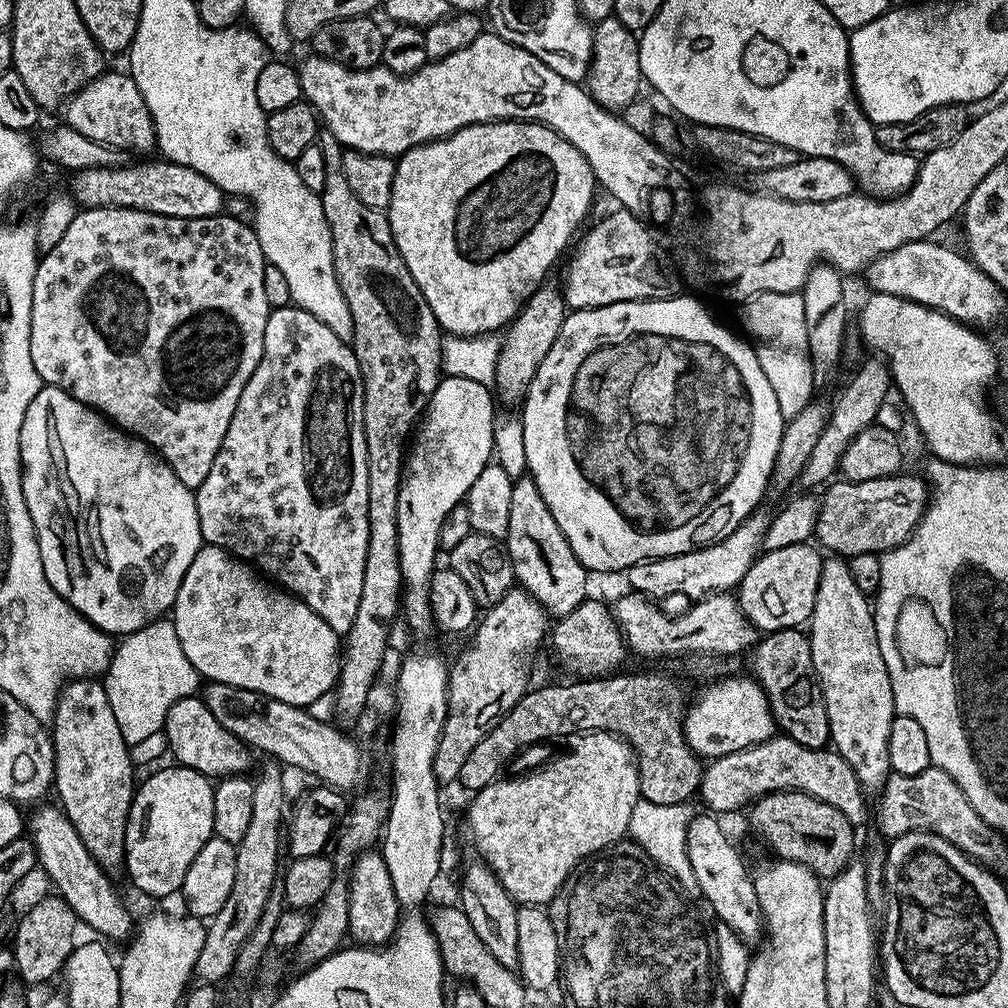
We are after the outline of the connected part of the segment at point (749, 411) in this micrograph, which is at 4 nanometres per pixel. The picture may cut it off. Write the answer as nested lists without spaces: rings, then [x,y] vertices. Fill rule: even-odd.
[[[677,294],[667,300],[631,300],[601,308],[577,308],[565,315],[562,330],[558,334],[554,346],[550,346],[550,354],[546,354],[546,358],[542,358],[542,366],[538,366],[538,370],[530,382],[530,390],[524,396],[522,419],[524,421],[524,437],[526,438],[527,475],[531,476],[532,481],[538,486],[538,490],[542,490],[542,498],[546,498],[546,506],[550,506],[550,514],[554,514],[554,522],[558,522],[558,526],[562,530],[562,534],[566,534],[578,562],[582,562],[582,566],[588,569],[589,573],[623,573],[630,566],[641,564],[644,560],[661,560],[663,556],[677,556],[692,552],[696,548],[719,544],[727,536],[734,534],[736,527],[761,507],[760,499],[763,498],[768,484],[770,485],[772,471],[776,468],[776,455],[780,449],[786,422],[782,418],[782,410],[778,410],[778,398],[774,398],[774,386],[770,386],[766,374],[762,374],[762,366],[756,357],[755,347],[743,335],[741,336],[735,336],[722,321],[715,320],[711,310],[706,305],[699,304],[694,297],[683,296],[683,294]]]

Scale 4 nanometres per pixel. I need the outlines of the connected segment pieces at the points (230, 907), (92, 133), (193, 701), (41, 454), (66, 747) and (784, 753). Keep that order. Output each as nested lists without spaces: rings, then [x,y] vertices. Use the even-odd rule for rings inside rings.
[[[264,762],[260,773],[254,776],[254,803],[250,806],[250,826],[246,826],[246,835],[242,842],[235,845],[236,865],[234,866],[234,886],[230,890],[230,898],[222,902],[222,910],[214,914],[206,924],[206,942],[202,942],[202,951],[198,953],[198,962],[194,962],[194,976],[199,983],[223,985],[224,979],[232,976],[234,962],[238,958],[238,950],[242,950],[242,942],[250,938],[250,930],[258,926],[258,918],[262,918],[262,910],[266,906],[272,887],[278,882],[278,871],[281,869],[280,848],[282,852],[282,836],[280,840],[280,822],[285,821],[284,814],[284,776],[281,765],[276,762]]]
[[[108,70],[91,80],[68,101],[62,115],[70,127],[78,130],[78,134],[86,134],[86,138],[99,144],[123,148],[128,154],[156,148],[156,124],[152,121],[152,111],[146,106],[146,98],[142,98],[142,90],[138,90],[127,71]]]
[[[189,698],[174,702],[165,716],[164,736],[168,740],[169,753],[176,755],[175,763],[185,768],[198,770],[209,778],[223,778],[247,773],[249,749],[210,710],[203,699]]]
[[[47,386],[30,402],[22,422],[20,467],[46,582],[78,614],[113,638],[129,636],[161,619],[175,602],[178,586],[202,546],[195,491],[178,482],[178,474],[146,441],[116,427],[66,390]]]
[[[99,679],[69,680],[60,693],[60,701],[56,703],[56,713],[50,721],[50,735],[54,750],[54,796],[57,796],[59,807],[66,818],[78,830],[78,838],[82,838],[82,846],[90,850],[90,854],[98,861],[101,868],[113,870],[120,868],[124,862],[124,843],[126,842],[126,826],[134,795],[132,771],[134,765],[130,746],[122,738],[122,730],[118,730],[118,722],[114,718],[114,710],[110,710],[110,698],[106,698],[103,683]]]
[[[783,734],[773,735],[772,739],[750,746],[746,750],[734,750],[730,754],[722,754],[709,759],[703,765],[704,773],[700,779],[699,799],[704,799],[704,804],[709,813],[721,814],[720,812],[736,812],[747,809],[749,805],[762,796],[769,796],[772,792],[805,792],[822,802],[830,802],[834,810],[842,810],[846,818],[853,826],[860,823],[868,816],[868,808],[864,805],[866,793],[854,770],[840,757],[836,751],[823,748],[807,748],[802,742],[794,742],[791,736]]]

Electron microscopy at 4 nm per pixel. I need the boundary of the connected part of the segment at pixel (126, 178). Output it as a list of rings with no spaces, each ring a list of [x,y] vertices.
[[[156,158],[153,164],[130,164],[115,168],[86,168],[75,173],[71,177],[71,199],[81,209],[133,208],[170,218],[210,218],[225,211],[224,191],[214,186],[206,174],[190,170],[190,166],[173,164],[163,158]]]

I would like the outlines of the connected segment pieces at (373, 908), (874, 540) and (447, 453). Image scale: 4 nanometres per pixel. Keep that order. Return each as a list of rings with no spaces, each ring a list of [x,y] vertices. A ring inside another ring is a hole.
[[[369,850],[360,853],[352,862],[350,875],[352,880],[348,884],[348,901],[350,910],[348,911],[348,936],[360,946],[383,946],[388,943],[396,934],[396,929],[400,926],[402,909],[400,906],[400,896],[398,888],[392,885],[392,872],[389,861],[385,860],[383,851]]]
[[[897,474],[886,478],[870,478],[869,480],[837,479],[823,489],[824,497],[819,497],[820,513],[816,519],[815,539],[821,549],[835,554],[840,558],[850,558],[854,554],[883,554],[902,546],[910,538],[910,534],[924,517],[924,509],[930,499],[930,488],[923,479],[916,476]]]
[[[445,375],[411,437],[398,490],[398,554],[404,579],[402,608],[412,630],[433,623],[428,591],[432,573],[438,568],[436,552],[441,551],[442,522],[467,497],[474,478],[493,459],[492,400],[494,404],[494,392],[489,385],[474,382],[474,378]]]

